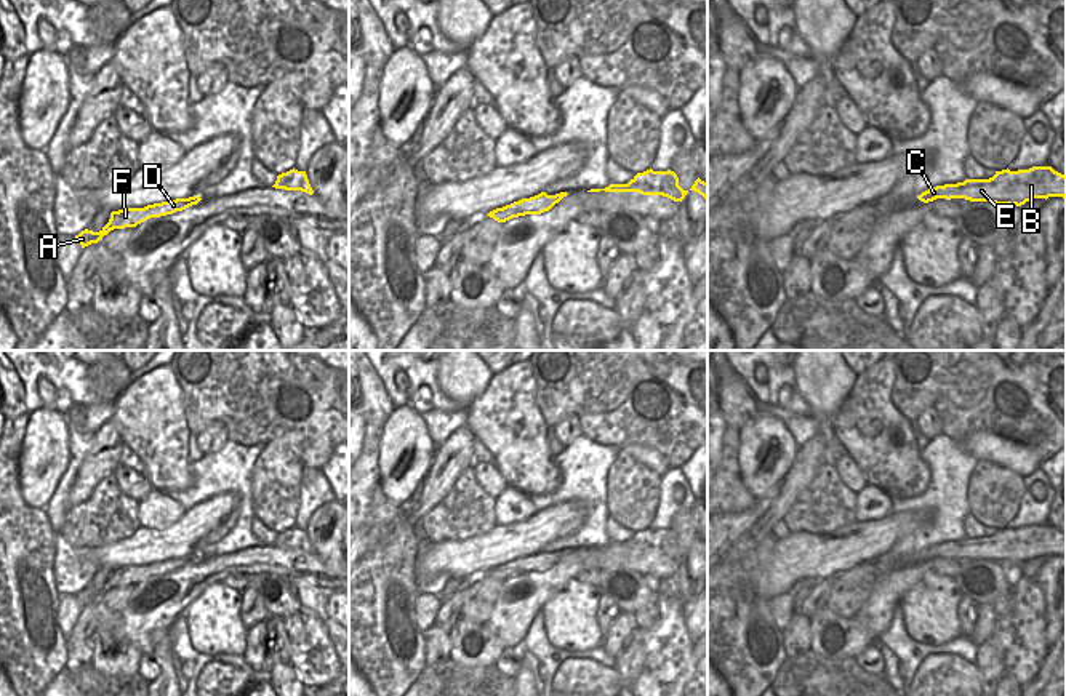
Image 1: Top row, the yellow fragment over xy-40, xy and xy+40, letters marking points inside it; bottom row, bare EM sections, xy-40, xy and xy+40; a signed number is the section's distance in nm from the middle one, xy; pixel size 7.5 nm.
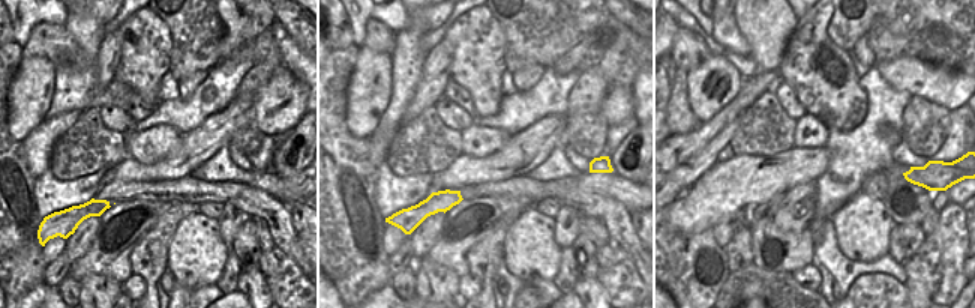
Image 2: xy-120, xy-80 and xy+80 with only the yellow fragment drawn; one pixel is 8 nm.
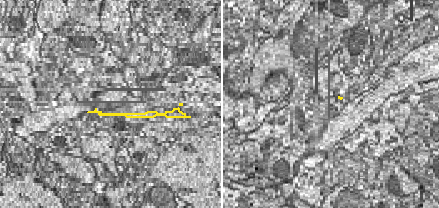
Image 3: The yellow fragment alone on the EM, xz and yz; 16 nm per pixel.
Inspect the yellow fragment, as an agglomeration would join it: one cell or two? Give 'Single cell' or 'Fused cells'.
Single cell.

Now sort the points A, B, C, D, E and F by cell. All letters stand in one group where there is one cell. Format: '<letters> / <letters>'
A B C D E F

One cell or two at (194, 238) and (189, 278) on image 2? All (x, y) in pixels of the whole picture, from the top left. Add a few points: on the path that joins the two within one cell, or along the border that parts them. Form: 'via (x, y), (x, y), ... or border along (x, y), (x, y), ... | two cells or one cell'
via (194, 248), (192, 268) | one cell

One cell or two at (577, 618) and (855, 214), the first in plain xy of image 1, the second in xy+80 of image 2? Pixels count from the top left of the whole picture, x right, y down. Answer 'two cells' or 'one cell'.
one cell

